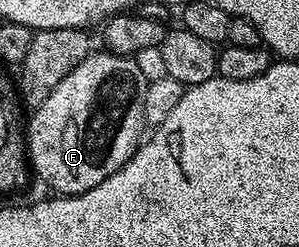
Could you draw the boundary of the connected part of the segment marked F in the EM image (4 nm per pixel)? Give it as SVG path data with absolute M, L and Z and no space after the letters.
M92 52L88 54L57 88L41 103L34 107L31 123L25 126L25 145L29 155L29 166L47 186L52 186L59 196L84 194L89 188L97 188L113 172L117 172L132 158L141 145L145 129L145 87L146 76L131 56L110 52Z

